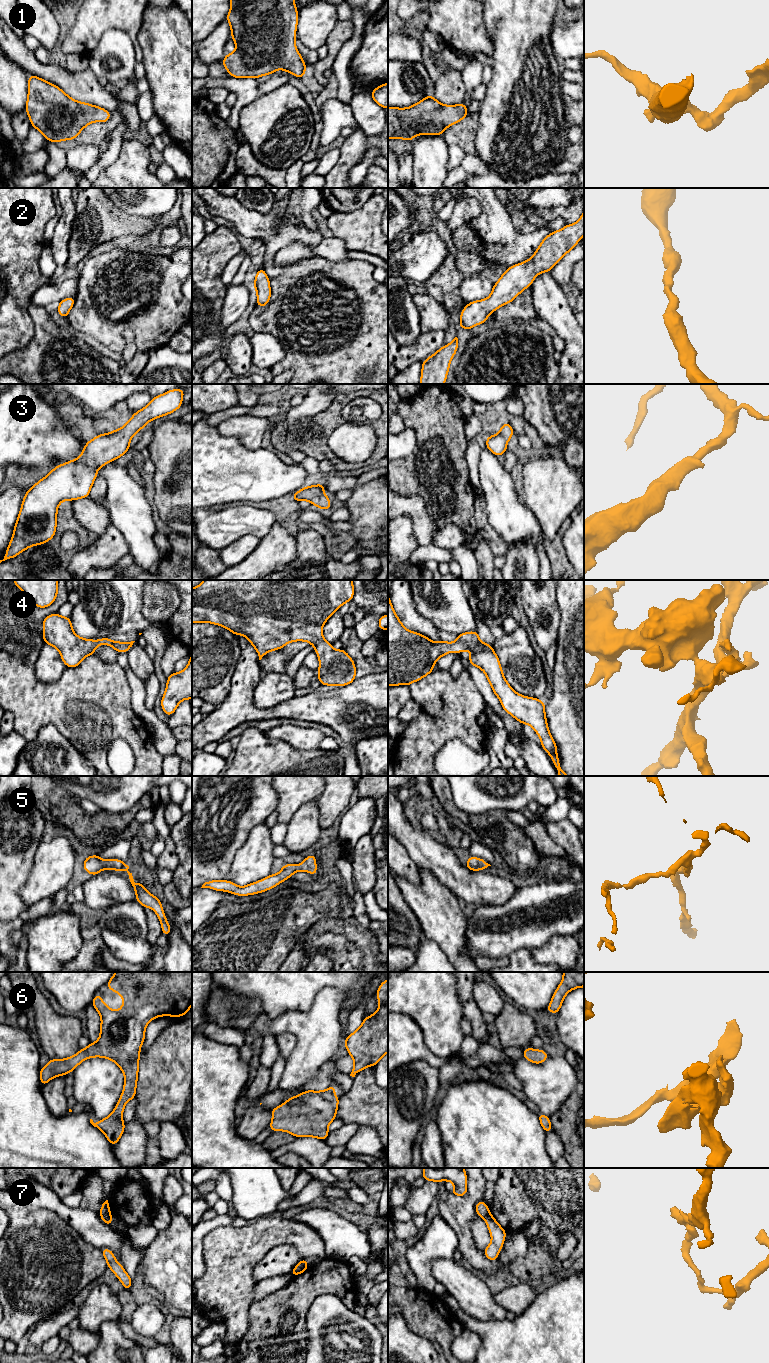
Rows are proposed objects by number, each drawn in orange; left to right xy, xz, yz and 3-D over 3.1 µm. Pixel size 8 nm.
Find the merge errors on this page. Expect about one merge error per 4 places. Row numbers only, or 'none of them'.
7

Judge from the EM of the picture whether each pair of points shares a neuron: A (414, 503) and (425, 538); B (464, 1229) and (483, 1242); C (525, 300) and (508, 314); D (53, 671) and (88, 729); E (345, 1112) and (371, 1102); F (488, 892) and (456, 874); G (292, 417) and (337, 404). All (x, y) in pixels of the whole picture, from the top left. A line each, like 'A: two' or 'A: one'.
A: one
B: two
C: one
D: two
E: one
F: one
G: two

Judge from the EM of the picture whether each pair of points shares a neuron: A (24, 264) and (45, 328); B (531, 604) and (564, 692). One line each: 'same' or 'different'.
A: different
B: different

